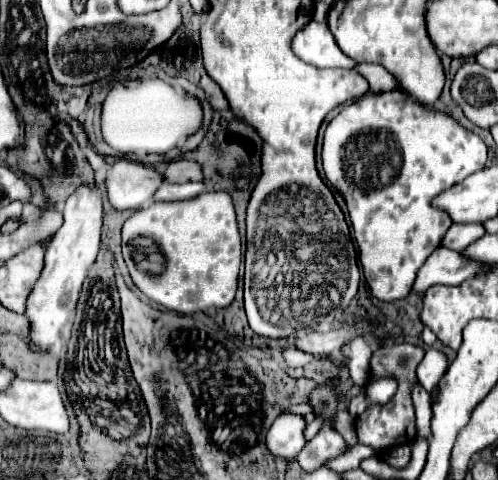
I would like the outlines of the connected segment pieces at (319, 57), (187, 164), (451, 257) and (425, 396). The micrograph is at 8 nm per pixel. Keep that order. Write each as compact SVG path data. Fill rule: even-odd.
M311 20L291 40L291 50L297 58L317 68L353 68L355 62L347 58L335 44L327 24Z
M173 160L159 166L163 180L171 184L185 184L185 182L201 182L201 166L193 160Z
M439 246L429 256L429 260L425 260L425 264L419 268L417 280L413 284L413 292L423 294L435 284L457 286L457 284L473 278L479 268L481 268L481 264L465 260L463 256L459 256L459 252Z
M415 384L411 390L413 406L415 406L415 424L417 436L423 438L431 437L431 418L432 418L432 396L421 384Z

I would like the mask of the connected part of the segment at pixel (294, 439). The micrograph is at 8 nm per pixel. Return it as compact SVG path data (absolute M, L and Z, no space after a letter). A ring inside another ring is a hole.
M279 416L265 436L265 446L271 456L295 460L295 456L303 450L305 422L301 416Z

